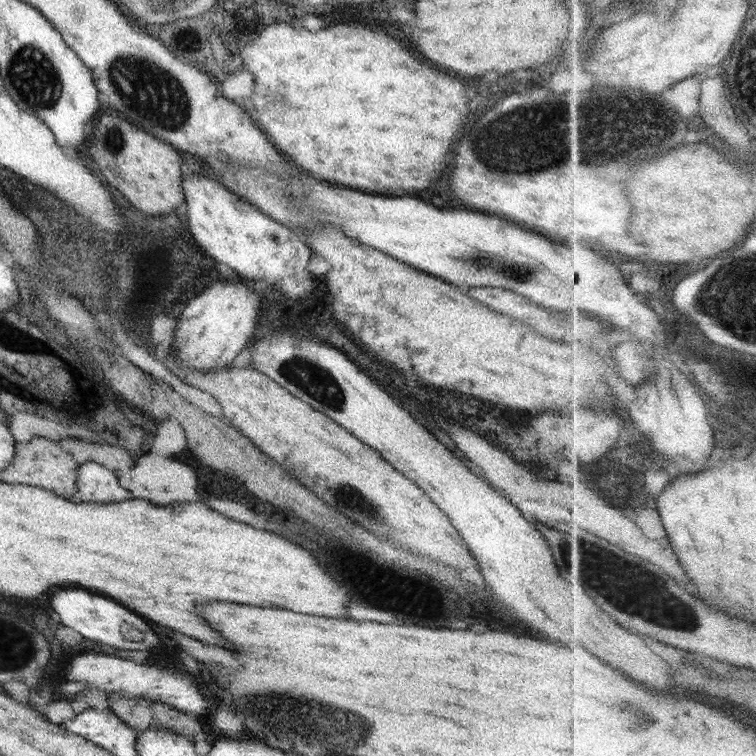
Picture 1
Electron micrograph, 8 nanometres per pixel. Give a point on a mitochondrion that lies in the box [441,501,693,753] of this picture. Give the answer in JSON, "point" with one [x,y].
{"point":[635,723]}

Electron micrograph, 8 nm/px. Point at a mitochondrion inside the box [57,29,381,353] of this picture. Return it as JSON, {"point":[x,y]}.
{"point":[164,105]}

